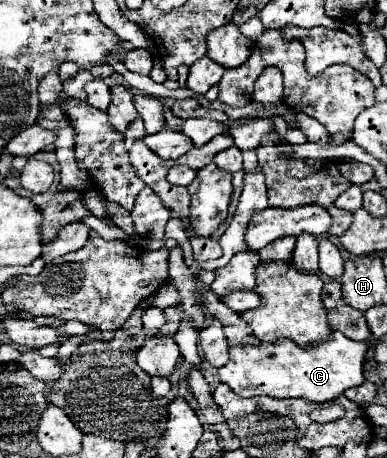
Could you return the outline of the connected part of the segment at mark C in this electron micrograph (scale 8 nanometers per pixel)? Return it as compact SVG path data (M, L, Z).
M335 331L325 343L307 349L289 339L277 343L231 347L229 361L219 369L219 377L241 397L303 397L307 401L321 403L335 399L345 389L357 387L365 381L363 363L367 351L369 343L353 341L341 331Z

